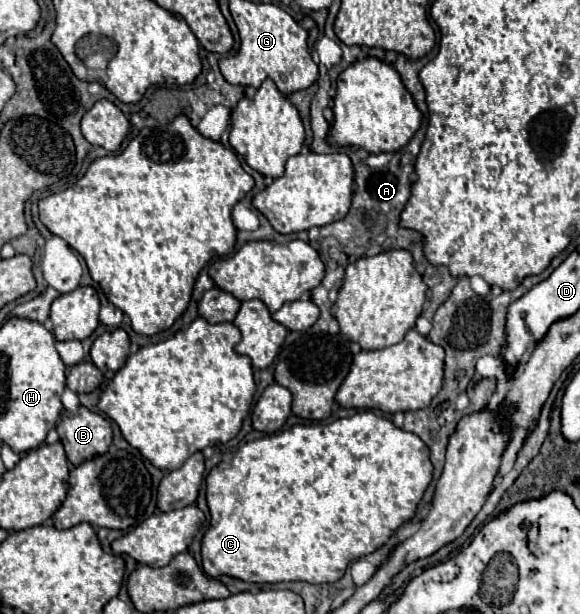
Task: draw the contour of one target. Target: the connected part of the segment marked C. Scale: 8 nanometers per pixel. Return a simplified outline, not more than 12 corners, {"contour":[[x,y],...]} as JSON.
{"contour":[[373,411],[207,475],[209,577],[335,583],[431,483]]}

